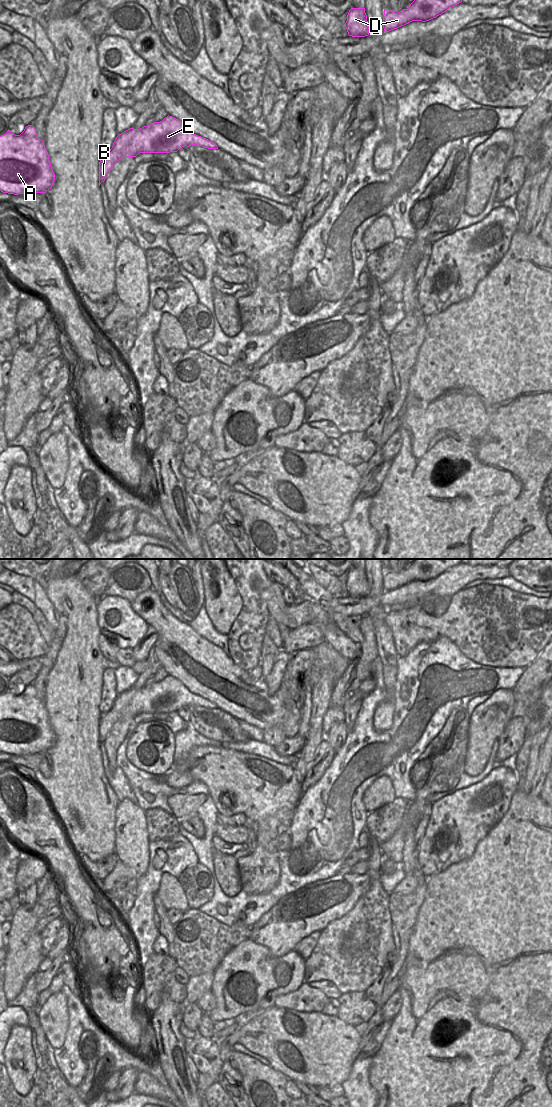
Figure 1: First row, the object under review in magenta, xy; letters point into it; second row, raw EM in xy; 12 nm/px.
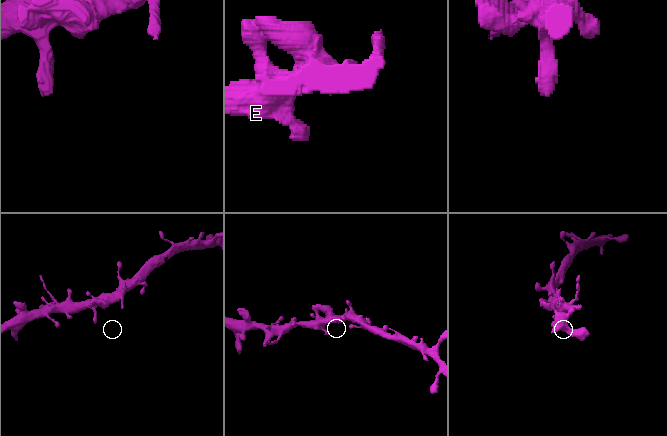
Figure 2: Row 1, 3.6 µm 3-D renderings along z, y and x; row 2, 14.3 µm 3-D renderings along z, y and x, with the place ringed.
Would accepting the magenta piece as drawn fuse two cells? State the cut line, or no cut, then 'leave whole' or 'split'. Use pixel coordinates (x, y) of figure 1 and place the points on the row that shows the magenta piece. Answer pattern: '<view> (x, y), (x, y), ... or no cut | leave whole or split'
no cut | leave whole

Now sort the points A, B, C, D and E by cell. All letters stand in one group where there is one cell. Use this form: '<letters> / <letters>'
A B C D E

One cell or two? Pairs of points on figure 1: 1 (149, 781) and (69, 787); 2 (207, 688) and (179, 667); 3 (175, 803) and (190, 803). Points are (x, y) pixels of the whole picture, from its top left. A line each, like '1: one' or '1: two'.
1: two
2: one
3: one

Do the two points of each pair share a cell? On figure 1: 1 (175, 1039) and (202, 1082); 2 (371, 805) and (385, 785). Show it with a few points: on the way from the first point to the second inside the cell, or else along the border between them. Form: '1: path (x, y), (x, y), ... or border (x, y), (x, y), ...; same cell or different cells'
1: border (195, 1083), (203, 1092); different cells
2: path (373, 800), (382, 790); same cell

